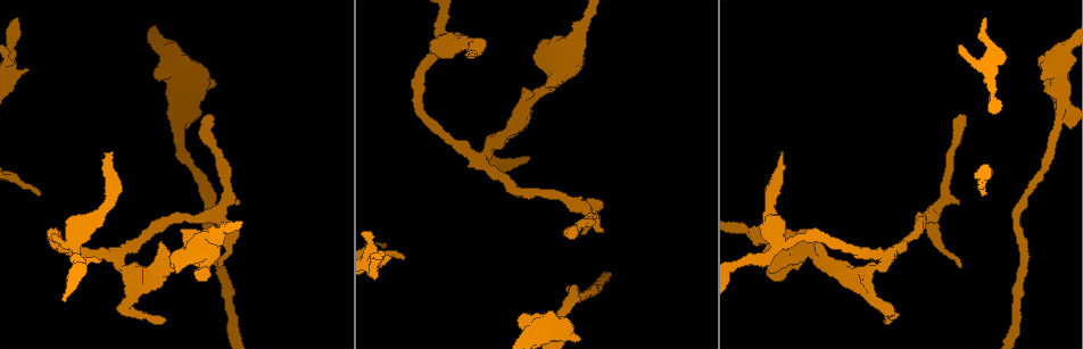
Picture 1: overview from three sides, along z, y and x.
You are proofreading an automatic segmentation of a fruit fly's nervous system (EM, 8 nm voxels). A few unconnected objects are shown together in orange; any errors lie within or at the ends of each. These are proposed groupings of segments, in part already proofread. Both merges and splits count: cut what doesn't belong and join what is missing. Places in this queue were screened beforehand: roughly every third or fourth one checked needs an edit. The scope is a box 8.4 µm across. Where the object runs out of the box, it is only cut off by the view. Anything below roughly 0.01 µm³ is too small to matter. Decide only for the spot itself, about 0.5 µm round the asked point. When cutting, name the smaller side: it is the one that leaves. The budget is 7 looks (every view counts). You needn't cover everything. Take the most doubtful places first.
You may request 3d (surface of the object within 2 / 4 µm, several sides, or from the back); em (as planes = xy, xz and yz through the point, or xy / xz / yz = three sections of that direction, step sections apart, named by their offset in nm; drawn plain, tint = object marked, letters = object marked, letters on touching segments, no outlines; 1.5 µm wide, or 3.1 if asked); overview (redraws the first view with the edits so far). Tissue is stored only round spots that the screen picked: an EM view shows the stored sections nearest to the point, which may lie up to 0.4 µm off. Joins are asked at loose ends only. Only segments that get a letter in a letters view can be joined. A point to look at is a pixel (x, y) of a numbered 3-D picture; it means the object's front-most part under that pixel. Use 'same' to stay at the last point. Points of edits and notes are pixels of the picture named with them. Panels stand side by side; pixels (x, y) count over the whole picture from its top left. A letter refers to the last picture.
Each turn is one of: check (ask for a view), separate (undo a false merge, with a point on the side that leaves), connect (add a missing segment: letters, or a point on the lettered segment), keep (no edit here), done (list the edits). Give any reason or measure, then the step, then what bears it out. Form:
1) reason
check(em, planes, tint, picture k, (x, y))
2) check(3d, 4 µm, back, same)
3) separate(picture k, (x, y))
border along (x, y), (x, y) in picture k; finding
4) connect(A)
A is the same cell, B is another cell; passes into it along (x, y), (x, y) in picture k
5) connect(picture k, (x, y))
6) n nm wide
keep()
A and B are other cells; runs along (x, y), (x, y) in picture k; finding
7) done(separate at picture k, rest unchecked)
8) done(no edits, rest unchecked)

branch stops here
check(em, planes, letters, picture 1, (15, 19))

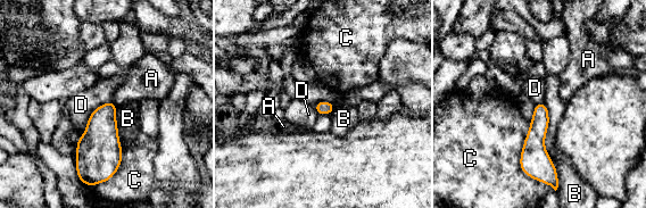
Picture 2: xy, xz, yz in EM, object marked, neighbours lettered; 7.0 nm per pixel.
100 nm wide
keep()
A, B, C and D are other cells; border along (113, 100), (91, 113), (77, 139) in picture 2; no lettered segment goes on from it

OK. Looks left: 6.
branch stops here
check(em, planes, plain, picture 1, (885, 322))

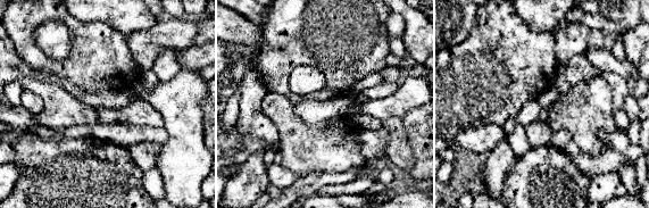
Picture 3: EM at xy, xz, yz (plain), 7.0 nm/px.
what lies round it
check(em, planes, letters, same)

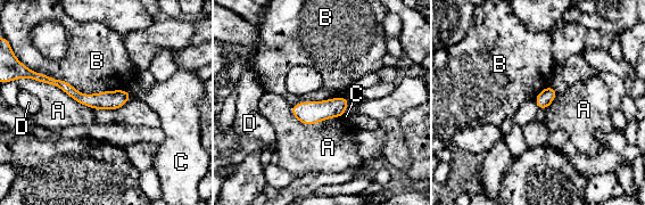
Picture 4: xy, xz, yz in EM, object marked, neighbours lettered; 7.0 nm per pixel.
110 nm wide
keep()
A, B, C and D are other cells; border along (32, 70), (84, 93), (126, 90) in picture 4; none of them fits

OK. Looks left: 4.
branch stops here
check(3d, 2 µm, picture 1, (573, 237))

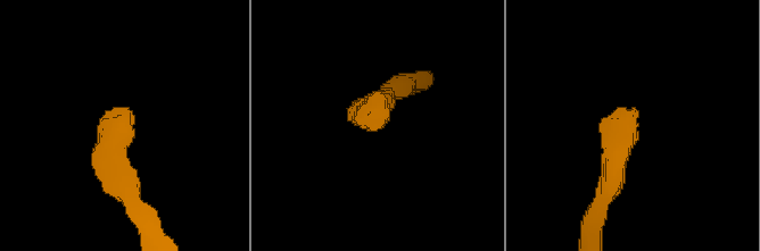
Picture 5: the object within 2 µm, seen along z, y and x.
check(em, planes, letters, picture 5, (380, 127))

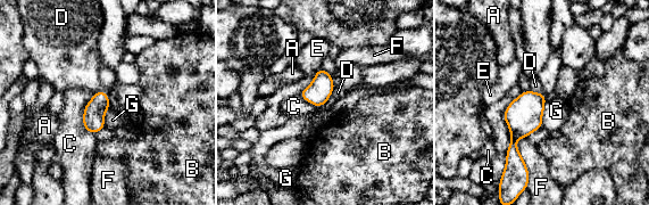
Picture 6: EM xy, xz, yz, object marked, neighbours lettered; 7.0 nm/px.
keep()
A, B, C, D, E, F and G are other cells; border along (546, 101), (542, 126) in picture 6; no lettered segment goes on from it

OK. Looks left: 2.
done(no edits, rest unchecked)

